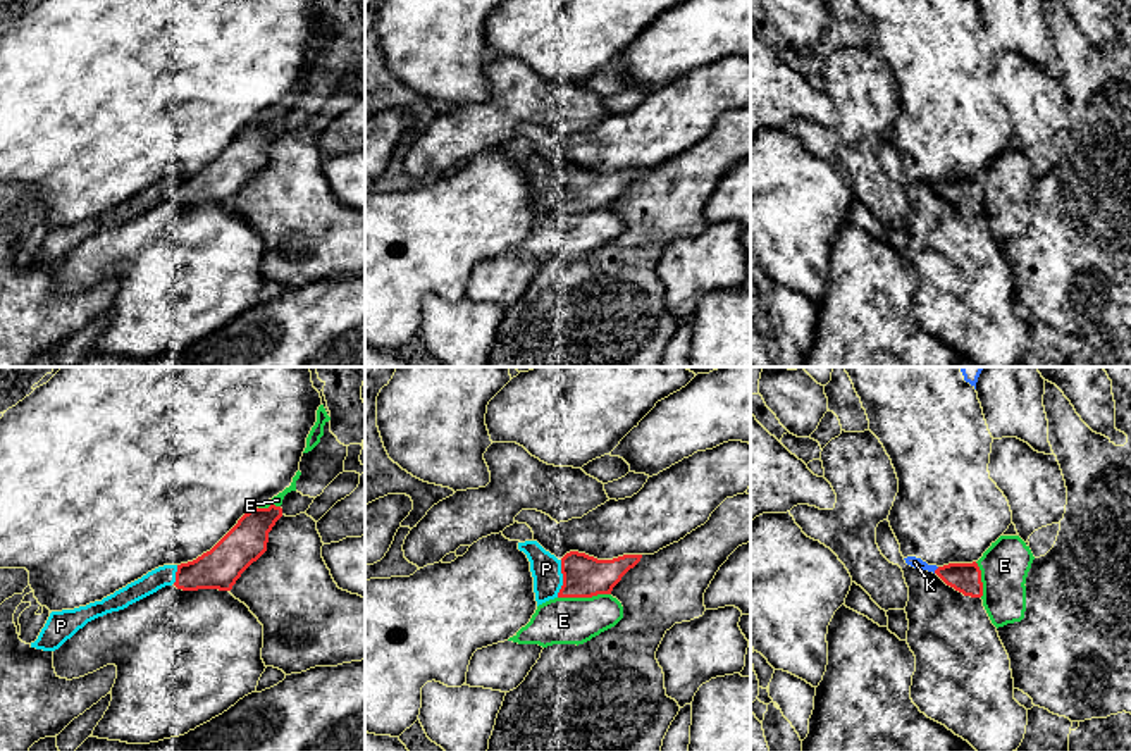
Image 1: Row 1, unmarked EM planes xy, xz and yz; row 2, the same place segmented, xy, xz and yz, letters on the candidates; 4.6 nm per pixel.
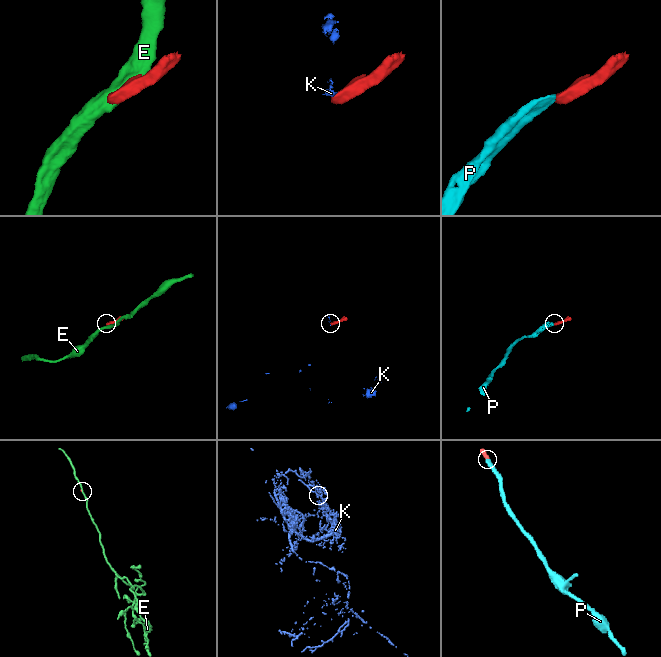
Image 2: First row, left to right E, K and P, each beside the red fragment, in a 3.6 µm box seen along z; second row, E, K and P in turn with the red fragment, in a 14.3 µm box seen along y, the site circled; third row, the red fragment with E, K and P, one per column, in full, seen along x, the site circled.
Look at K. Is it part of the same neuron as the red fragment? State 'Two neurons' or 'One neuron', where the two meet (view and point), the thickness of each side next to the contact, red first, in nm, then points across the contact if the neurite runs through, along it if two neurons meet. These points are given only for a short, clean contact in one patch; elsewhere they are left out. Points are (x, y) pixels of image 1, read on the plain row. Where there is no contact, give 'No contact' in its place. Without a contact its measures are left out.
Two neurons. Touches red at yz (935, 185). Thickness 140 nm (red) against 50 nm

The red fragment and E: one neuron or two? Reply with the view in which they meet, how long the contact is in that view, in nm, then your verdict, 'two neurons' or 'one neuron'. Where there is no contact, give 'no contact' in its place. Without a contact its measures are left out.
meets red in xz; contact 240 nm long; two neurons

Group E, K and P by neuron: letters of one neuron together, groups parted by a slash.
E / K / P

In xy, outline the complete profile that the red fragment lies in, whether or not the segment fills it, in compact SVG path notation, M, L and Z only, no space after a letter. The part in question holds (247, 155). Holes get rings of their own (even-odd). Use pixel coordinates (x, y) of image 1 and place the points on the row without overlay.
M275 119L253 122L210 165L196 174L158 181L102 215L74 224L52 226L31 262L55 265L88 236L124 224L165 200L174 198L182 205L231 205L241 188L267 165L269 146L281 131L282 122Z

